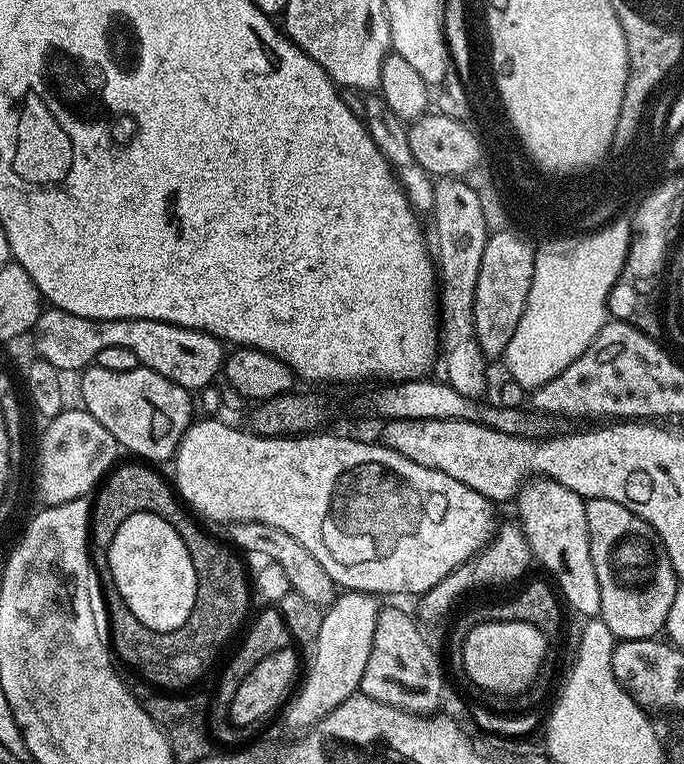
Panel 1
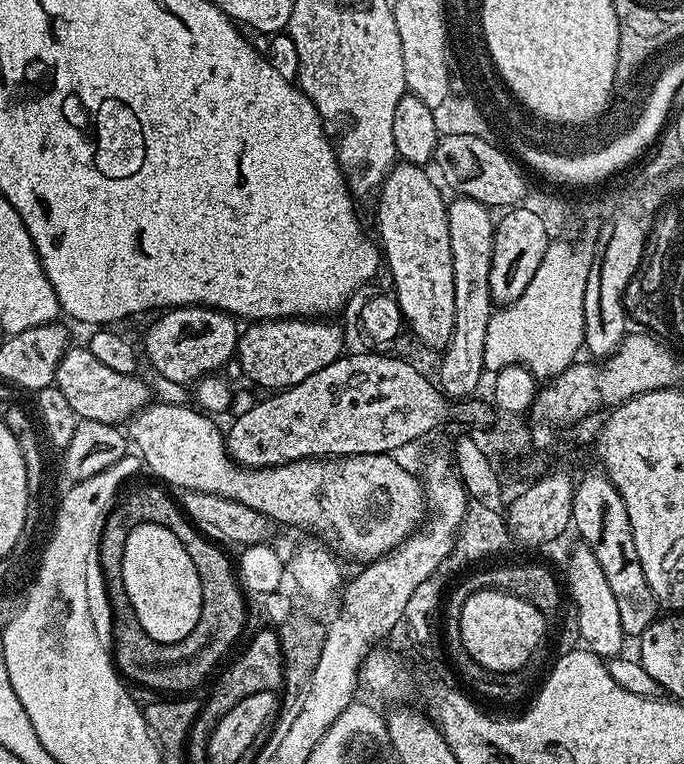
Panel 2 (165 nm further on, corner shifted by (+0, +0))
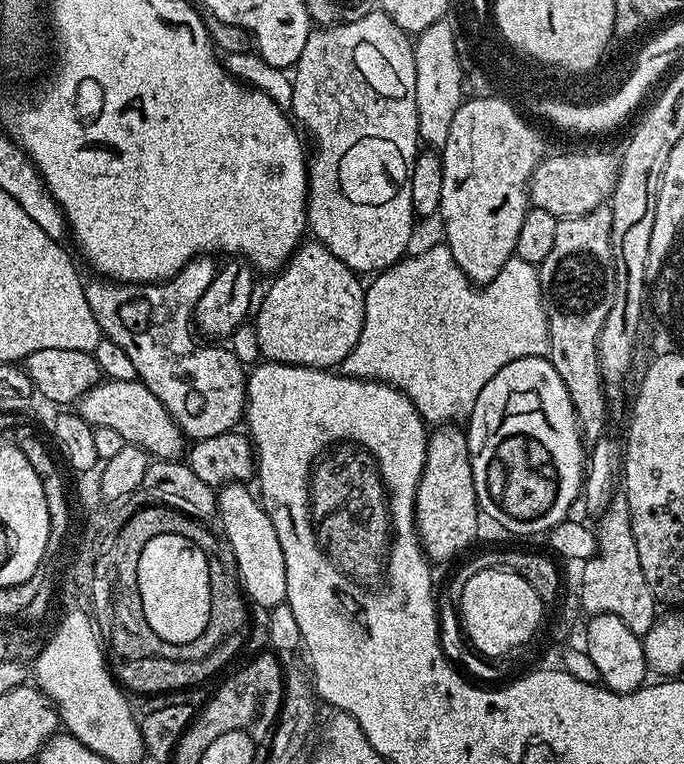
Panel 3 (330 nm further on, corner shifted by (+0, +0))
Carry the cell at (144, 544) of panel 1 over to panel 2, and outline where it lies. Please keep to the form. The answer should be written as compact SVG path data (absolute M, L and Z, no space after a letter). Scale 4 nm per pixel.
M145 522L130 530L122 554L122 582L134 606L132 616L150 638L173 644L184 640L198 626L202 614L200 569L190 562L187 544L166 526Z

